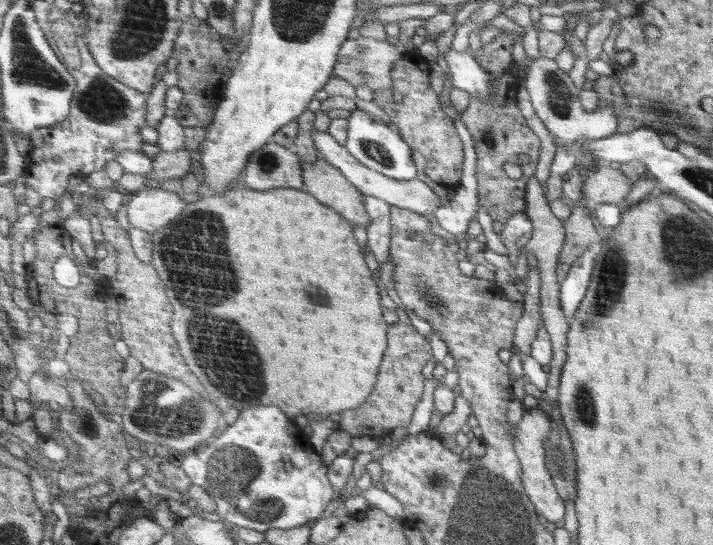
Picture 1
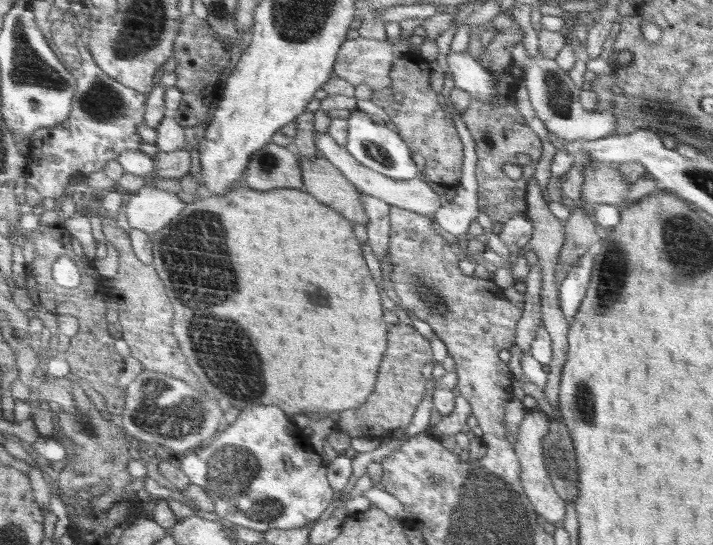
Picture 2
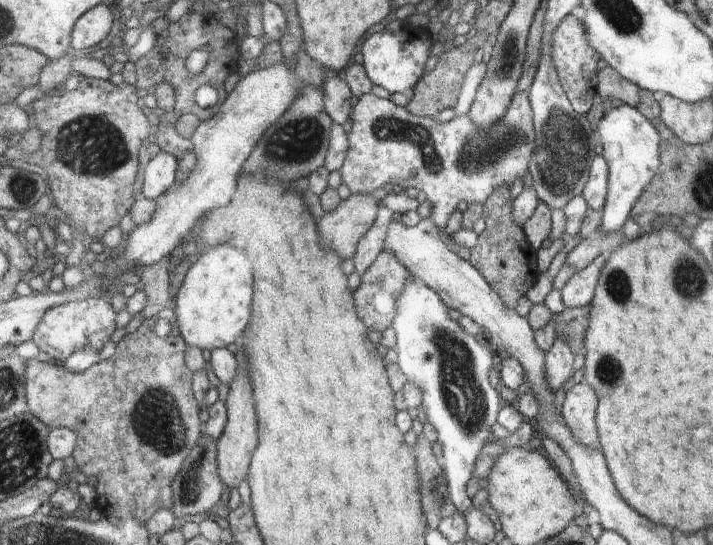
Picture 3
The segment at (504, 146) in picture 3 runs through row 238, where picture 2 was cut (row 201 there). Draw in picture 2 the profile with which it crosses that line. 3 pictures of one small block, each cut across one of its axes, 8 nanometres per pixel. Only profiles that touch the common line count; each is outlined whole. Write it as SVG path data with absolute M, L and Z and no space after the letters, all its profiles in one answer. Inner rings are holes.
M461 115L451 117L464 144L464 174L456 189L457 195L452 201L444 202L434 216L441 228L457 237L459 234L466 233L470 224L478 218L477 178L475 177L477 154L474 139Z

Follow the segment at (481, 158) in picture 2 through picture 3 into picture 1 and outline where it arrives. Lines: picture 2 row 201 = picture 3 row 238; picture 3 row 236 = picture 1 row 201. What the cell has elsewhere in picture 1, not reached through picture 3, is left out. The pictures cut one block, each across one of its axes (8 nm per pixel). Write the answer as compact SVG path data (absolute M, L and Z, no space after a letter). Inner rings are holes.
M508 30L506 31L507 35L498 35L488 44L483 44L481 50L477 51L474 56L474 60L478 62L479 66L482 67L491 78L493 88L491 88L489 98L471 96L468 108L460 113L460 119L471 134L477 154L475 177L477 178L478 203L484 206L487 216L493 221L498 220L498 222L502 223L505 223L509 218L515 216L517 212L523 212L527 207L525 200L527 182L534 175L538 158L540 158L540 141L532 129L526 125L526 119L524 119L522 113L520 113L516 106L516 92L519 87L519 79L517 79L512 72L514 66L516 66L513 56L513 47L515 38L520 37L520 39L522 39L522 36L518 36L517 33ZM518 154L530 156L531 163L521 167L523 173L519 179L512 179L506 175L502 166L504 166L506 162L518 163Z

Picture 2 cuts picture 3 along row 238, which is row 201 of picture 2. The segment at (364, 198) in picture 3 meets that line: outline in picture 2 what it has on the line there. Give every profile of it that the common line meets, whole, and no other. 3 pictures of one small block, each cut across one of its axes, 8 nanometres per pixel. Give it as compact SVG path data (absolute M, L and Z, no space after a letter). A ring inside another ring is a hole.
M327 158L302 159L304 190L322 204L330 205L350 222L366 226L369 215L358 188Z

